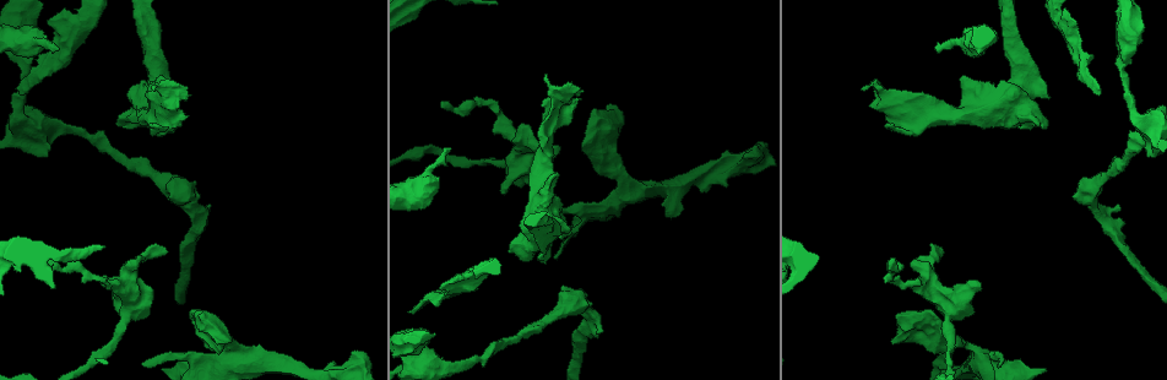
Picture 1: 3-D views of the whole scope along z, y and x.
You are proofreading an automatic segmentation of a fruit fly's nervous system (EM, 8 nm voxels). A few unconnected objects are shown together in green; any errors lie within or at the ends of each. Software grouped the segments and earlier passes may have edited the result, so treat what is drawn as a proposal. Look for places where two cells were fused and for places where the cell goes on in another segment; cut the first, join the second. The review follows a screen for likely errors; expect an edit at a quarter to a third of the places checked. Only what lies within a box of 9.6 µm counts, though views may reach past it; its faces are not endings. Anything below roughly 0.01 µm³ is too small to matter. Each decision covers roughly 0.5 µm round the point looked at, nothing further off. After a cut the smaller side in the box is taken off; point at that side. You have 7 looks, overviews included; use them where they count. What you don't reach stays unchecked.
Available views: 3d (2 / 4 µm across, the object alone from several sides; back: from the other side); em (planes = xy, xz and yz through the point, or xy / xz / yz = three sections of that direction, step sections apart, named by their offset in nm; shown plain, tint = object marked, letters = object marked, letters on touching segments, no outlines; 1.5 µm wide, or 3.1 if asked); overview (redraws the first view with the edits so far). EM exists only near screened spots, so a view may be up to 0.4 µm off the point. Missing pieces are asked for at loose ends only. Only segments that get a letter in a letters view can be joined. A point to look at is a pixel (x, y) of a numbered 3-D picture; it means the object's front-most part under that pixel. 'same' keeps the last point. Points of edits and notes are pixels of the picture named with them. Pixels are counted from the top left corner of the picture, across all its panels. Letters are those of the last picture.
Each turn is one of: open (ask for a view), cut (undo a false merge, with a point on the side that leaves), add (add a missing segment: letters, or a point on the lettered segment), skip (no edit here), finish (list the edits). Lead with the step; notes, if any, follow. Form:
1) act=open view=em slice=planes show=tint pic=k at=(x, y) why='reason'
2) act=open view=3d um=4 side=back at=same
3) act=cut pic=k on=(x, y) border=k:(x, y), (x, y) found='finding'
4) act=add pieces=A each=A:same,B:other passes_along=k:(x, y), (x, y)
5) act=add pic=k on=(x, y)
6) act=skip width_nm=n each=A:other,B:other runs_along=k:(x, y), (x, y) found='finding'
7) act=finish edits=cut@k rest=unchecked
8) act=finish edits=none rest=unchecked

act=open view=em slice=planes show=plain pic=1 at=(595, 110) why='free end'

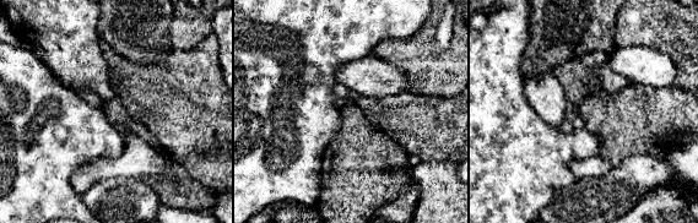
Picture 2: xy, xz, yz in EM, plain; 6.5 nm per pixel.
act=open view=em slice=planes show=letters at=same

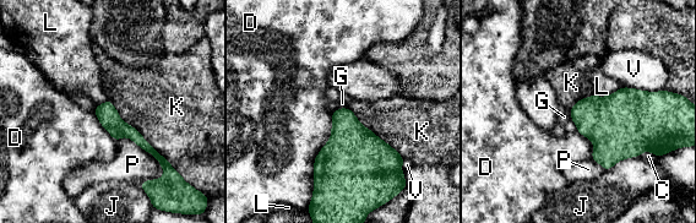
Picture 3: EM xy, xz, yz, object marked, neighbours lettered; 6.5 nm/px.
act=skip each=C:other,D:other,G:other,J:other,K:other,L:other,P:other,V:other found='no lettered segment goes on from it'

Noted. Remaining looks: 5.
act=open view=em slice=xz step=8 show=tint pic=1 at=(978, 286) why='an open end'

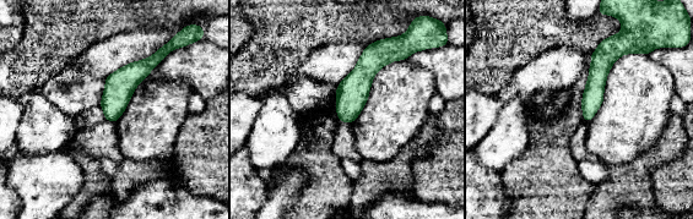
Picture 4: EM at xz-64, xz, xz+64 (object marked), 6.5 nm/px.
act=open view=em slice=planes show=letters at=same

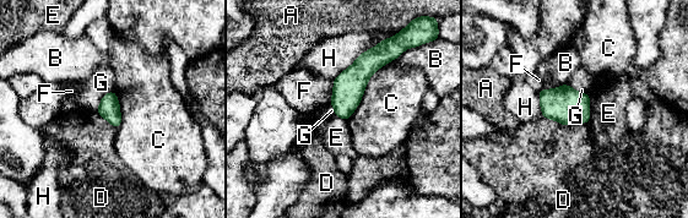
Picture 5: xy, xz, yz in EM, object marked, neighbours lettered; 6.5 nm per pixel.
act=skip each=A:other,B:other,C:other,D:other,E:other,F:other,G:other,H:other found='no lettered segment goes on from it'

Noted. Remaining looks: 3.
act=open view=3d um=4 pic=1 at=(46, 154) why='an open end'

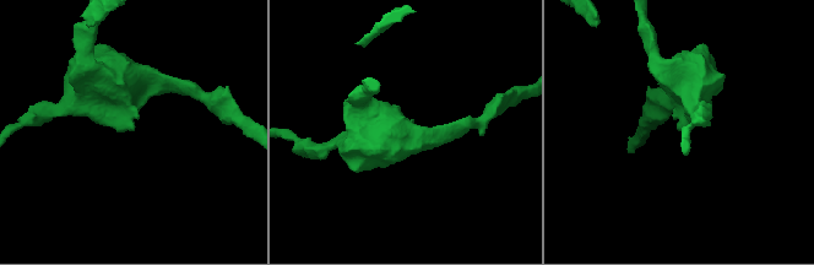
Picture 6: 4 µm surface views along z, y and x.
act=open view=em slice=planes show=plain pic=6 at=(131, 129)

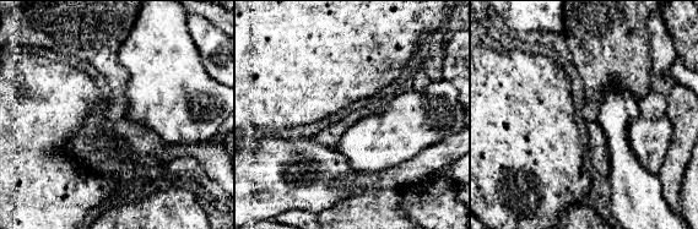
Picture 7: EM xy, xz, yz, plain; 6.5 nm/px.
act=open view=em slice=planes show=letters at=same why='what lies round it'

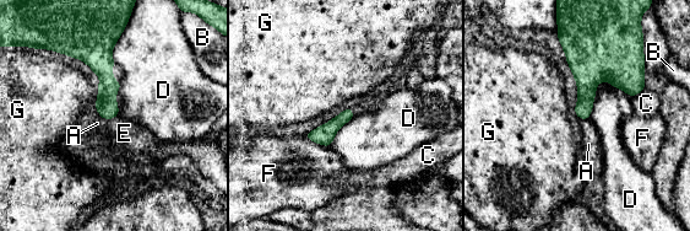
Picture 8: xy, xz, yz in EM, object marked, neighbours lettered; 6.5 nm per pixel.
act=skip each=A:other,B:other,C:other,D:other,E:other,F:other,G:other runs_along=8:(104, 42), (108, 116) found='no lettered segment goes on from it'

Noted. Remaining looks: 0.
act=finish edits=none rest=unchecked

